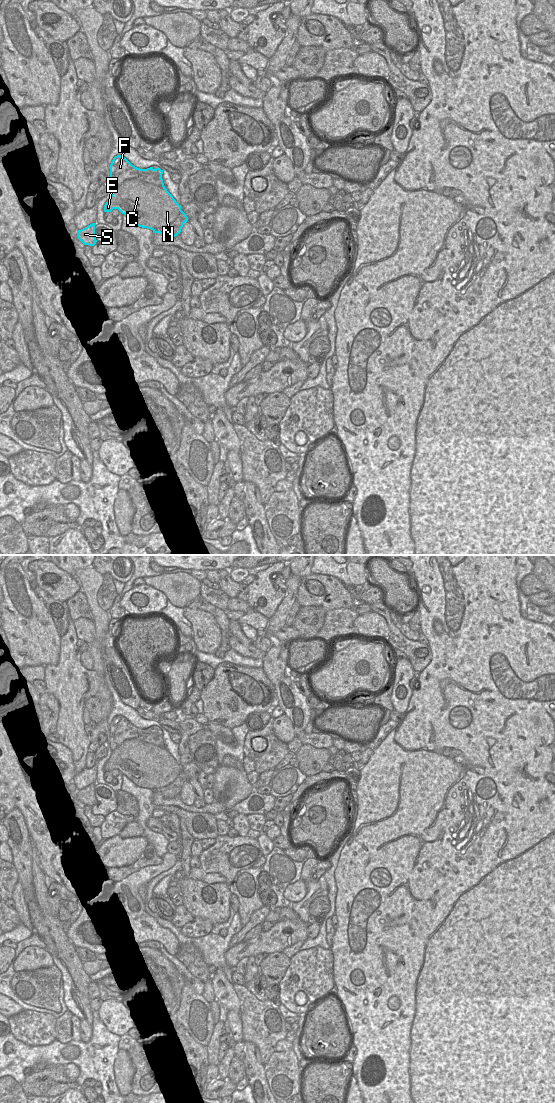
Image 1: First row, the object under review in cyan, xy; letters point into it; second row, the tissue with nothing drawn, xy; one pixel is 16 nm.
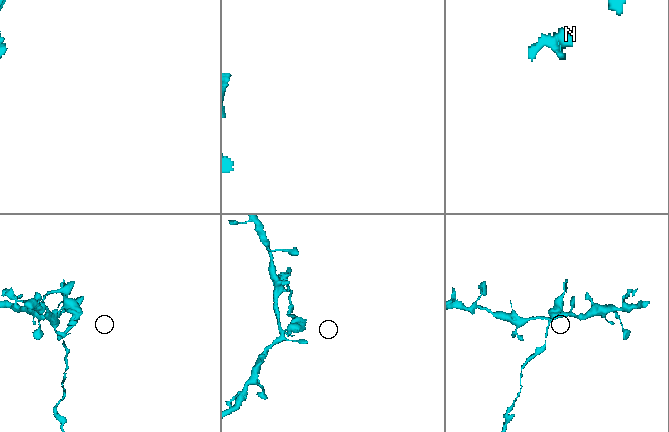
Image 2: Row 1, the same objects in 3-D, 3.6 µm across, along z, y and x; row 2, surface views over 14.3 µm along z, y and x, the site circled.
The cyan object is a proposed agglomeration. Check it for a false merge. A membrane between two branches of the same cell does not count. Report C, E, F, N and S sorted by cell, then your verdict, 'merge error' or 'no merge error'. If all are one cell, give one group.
C E N S / F; merge error

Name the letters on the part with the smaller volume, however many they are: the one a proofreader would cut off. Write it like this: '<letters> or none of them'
F

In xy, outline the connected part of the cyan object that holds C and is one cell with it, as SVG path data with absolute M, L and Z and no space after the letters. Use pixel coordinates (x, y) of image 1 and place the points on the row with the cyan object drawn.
M128 179L112 191L104 205L104 212L111 212L113 209L118 209L137 226L151 230L170 225L182 211L166 188L137 179Z

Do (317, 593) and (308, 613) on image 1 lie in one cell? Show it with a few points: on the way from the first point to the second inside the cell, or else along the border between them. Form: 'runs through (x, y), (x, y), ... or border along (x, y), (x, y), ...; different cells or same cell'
border along (301, 606), (321, 606), (326, 610); different cells

